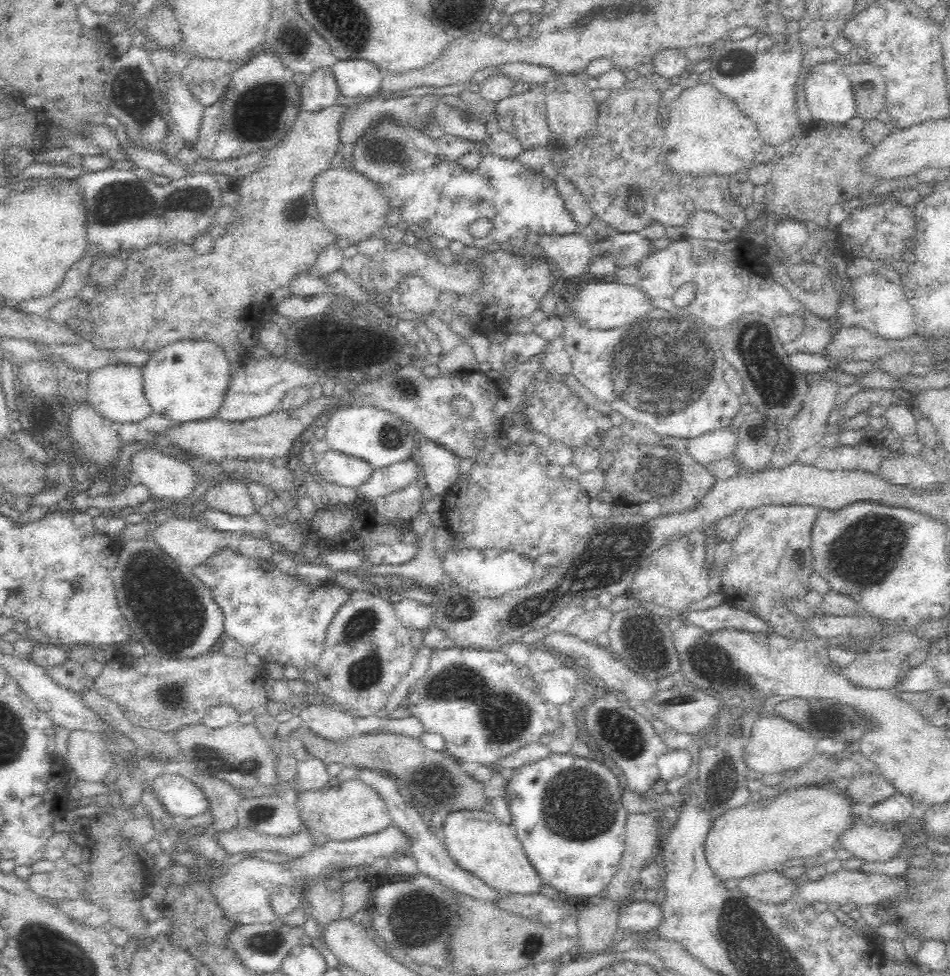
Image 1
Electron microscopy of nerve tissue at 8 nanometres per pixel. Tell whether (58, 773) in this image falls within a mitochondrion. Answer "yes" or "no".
no

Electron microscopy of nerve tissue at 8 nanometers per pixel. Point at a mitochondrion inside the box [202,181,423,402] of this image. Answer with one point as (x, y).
(290, 218)

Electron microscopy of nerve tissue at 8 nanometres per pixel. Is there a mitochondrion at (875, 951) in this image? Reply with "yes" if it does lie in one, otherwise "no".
no

